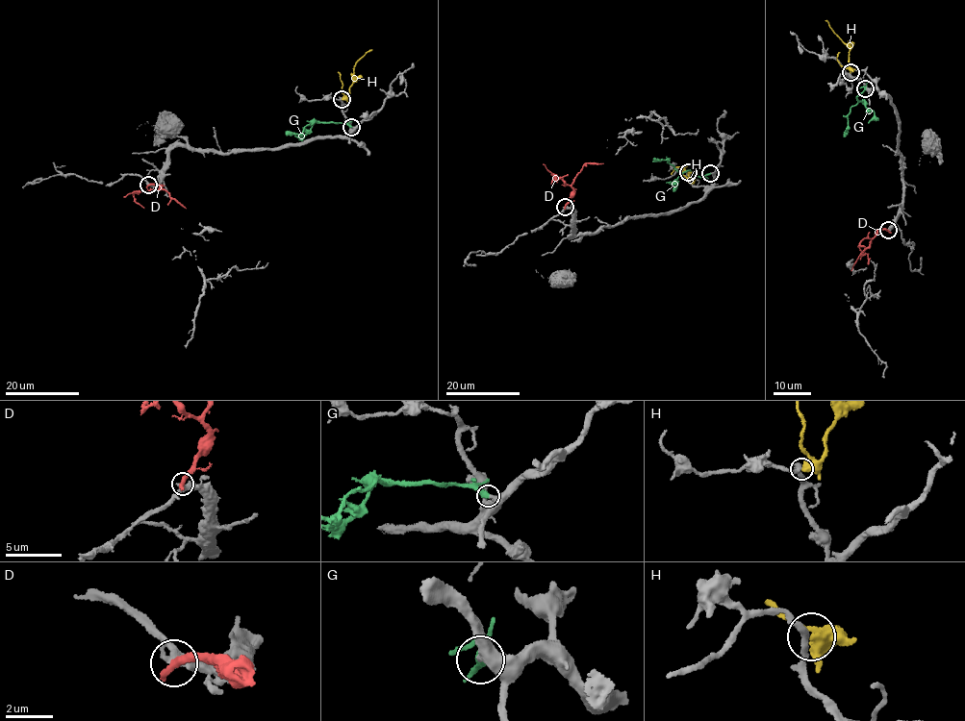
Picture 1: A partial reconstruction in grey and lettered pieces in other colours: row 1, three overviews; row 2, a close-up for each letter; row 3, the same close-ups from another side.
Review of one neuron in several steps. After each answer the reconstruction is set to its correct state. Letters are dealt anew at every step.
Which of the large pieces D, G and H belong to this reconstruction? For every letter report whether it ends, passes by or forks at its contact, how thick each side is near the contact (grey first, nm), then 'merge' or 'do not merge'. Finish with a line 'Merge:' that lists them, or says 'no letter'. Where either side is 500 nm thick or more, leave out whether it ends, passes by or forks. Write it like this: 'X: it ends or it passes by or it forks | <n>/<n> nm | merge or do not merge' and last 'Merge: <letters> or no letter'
D: it ends | 340/400 nm | do not merge
G: it ends | 280/360 nm | merge
H: it passes by | 240/360 nm | do not merge
Merge: G

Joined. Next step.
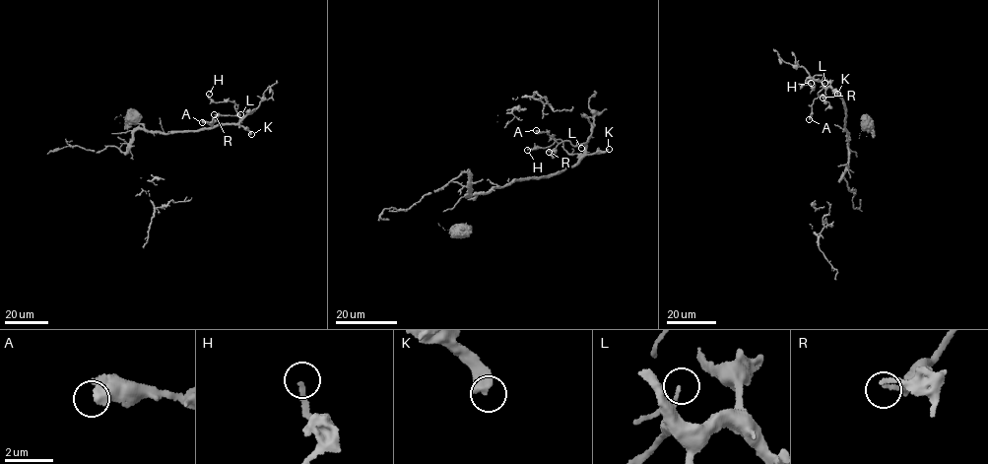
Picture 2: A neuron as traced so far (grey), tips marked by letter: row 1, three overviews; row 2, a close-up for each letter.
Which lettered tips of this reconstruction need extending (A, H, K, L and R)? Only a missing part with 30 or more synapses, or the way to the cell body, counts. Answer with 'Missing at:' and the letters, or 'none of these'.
Missing at: H, K

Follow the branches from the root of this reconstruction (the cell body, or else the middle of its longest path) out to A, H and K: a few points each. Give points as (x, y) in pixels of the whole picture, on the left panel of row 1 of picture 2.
A: (132, 118), (145, 129), (164, 134), (208, 129), (242, 119), (220, 114), (210, 122), (202, 122)
H: (132, 118), (145, 129), (164, 134), (208, 129), (239, 121), (234, 100), (214, 101), (209, 94)
K: (132, 118), (145, 129), (164, 134), (194, 132), (233, 123), (244, 127), (251, 134)

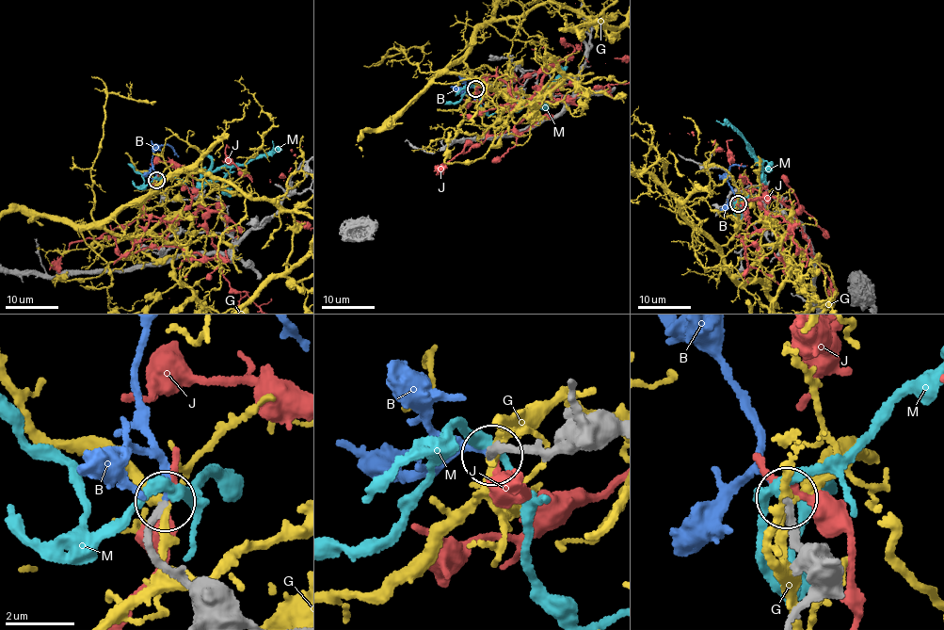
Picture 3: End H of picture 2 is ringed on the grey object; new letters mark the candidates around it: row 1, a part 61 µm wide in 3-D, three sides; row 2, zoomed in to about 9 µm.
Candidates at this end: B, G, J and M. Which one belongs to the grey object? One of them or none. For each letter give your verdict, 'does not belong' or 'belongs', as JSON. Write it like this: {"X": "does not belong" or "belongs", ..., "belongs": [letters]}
{"B": "belongs", "G": "does not belong", "J": "does not belong", "M": "does not belong", "belongs": ["B"]}

